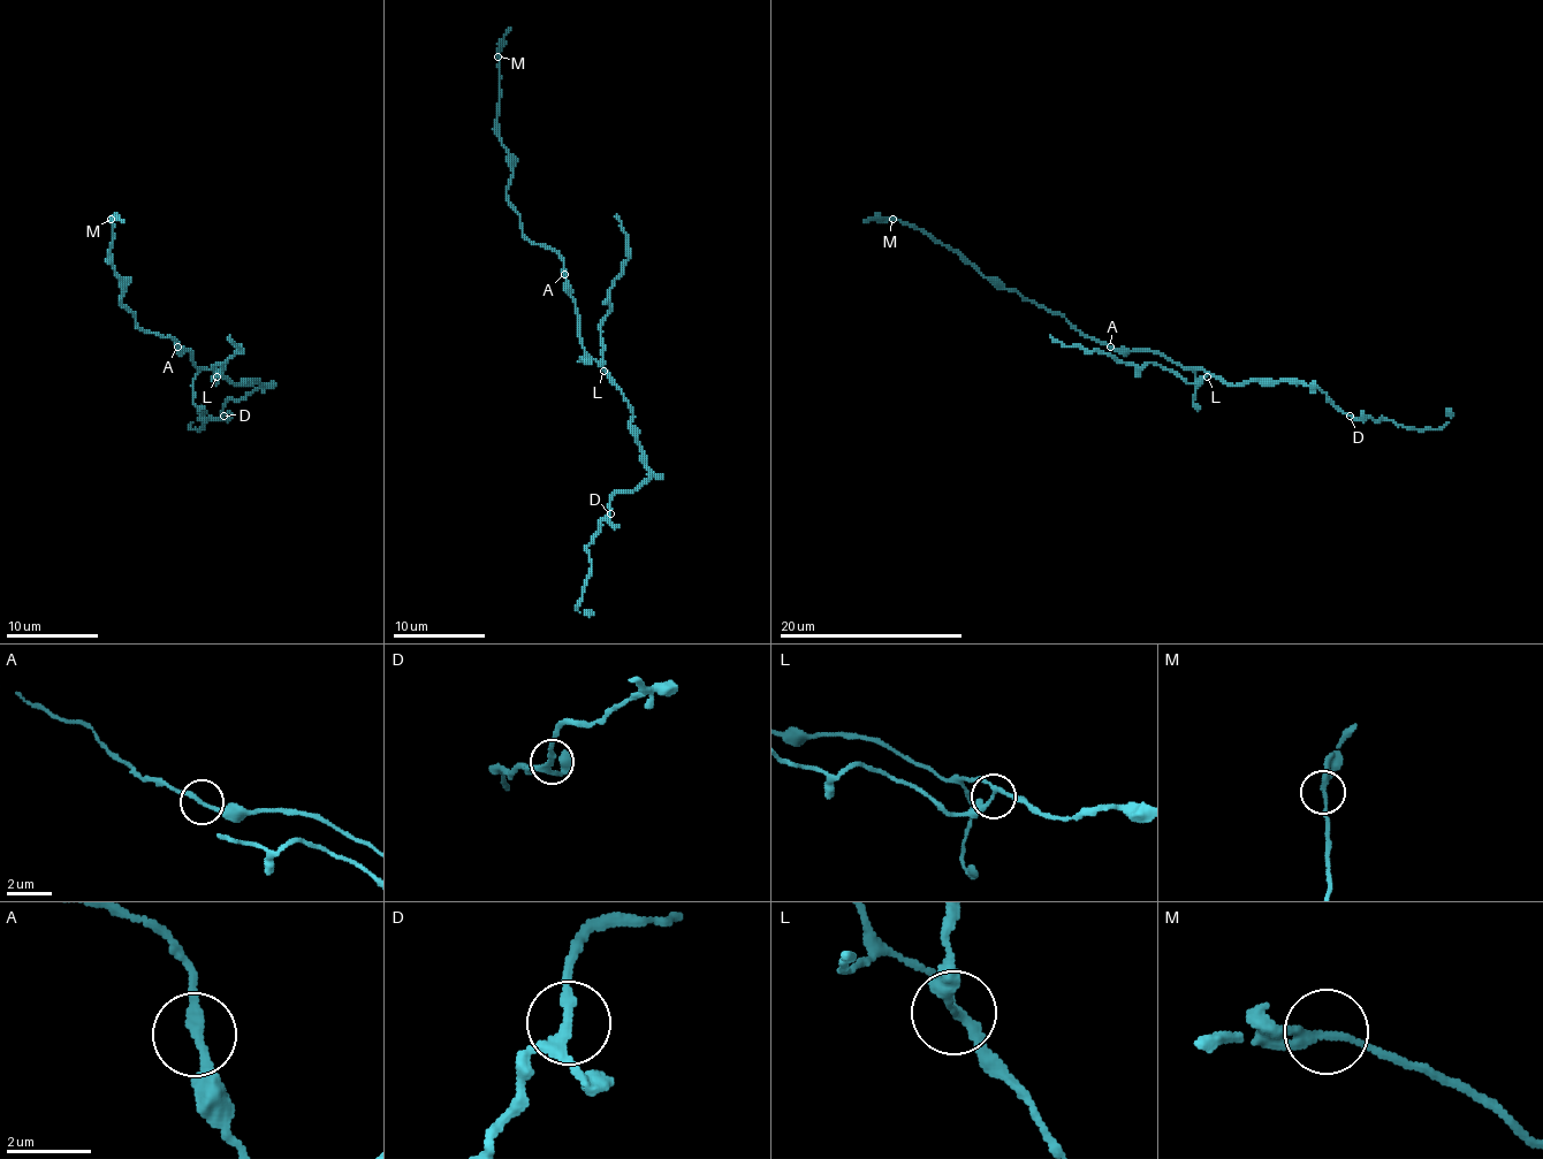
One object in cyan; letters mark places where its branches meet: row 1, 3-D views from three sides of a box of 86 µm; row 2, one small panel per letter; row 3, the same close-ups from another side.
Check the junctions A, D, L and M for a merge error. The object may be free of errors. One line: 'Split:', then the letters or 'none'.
Split: L

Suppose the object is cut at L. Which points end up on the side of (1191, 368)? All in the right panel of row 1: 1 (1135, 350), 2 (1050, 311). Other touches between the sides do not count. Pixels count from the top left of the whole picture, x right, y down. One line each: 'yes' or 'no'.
1: yes
2: yes

